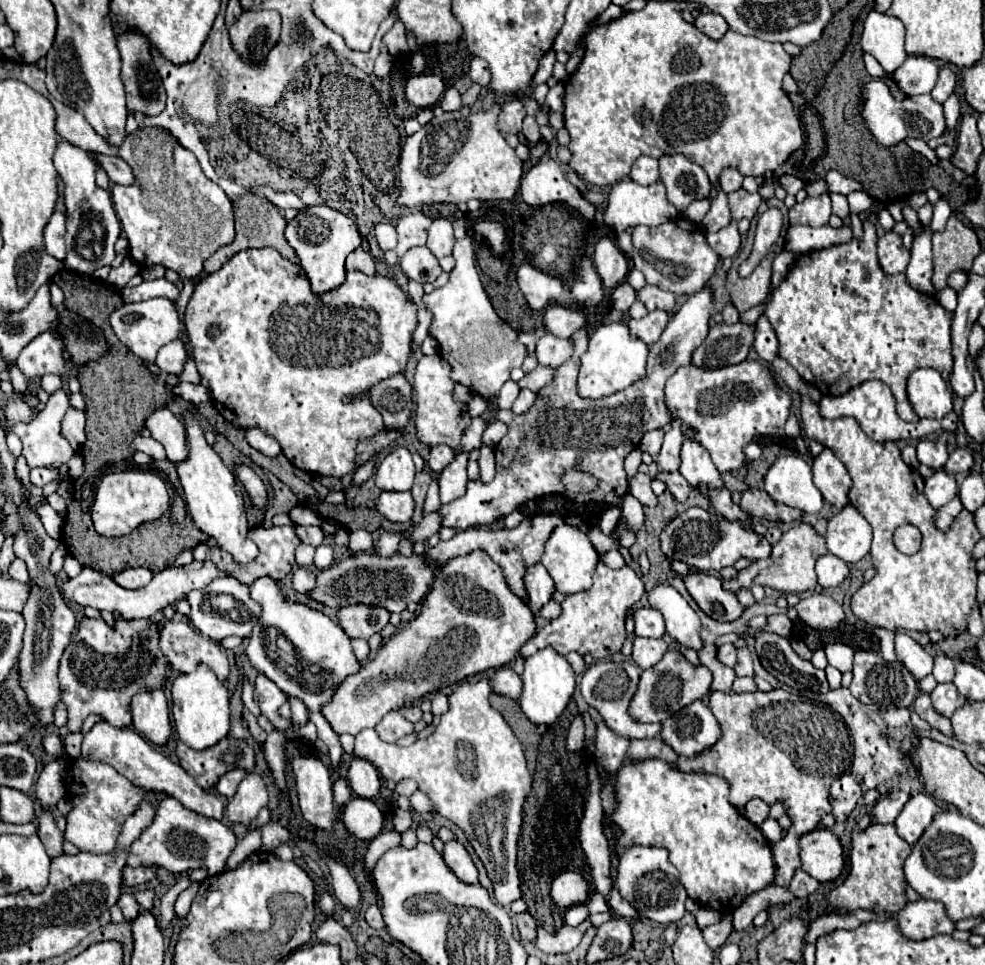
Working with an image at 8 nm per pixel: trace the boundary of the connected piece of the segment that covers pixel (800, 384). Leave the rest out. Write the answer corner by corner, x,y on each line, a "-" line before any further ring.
776,356
776,360
772,362
772,366
774,366
774,370
782,376
782,380
792,388
792,390
796,390
796,392
800,392
802,396
804,394
808,394
812,400
820,400
822,398
822,394
820,394
820,390
816,388
816,386
812,386
812,384
808,384
808,382
804,382
800,376
798,376
798,372
784,360
784,358
780,358
780,356

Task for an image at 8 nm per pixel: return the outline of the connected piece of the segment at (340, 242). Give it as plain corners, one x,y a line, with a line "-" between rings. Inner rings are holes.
316,204
316,206
308,206
300,210
286,226
286,240
296,250
300,258
300,266
310,278
312,290
316,294
334,290
344,282
344,276
346,276
344,260
362,242
356,224
342,212
332,210
324,204

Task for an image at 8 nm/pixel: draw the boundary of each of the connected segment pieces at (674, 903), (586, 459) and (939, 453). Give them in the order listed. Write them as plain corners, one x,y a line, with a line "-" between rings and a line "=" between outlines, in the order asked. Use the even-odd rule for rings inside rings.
630,846
620,856
616,888
620,890
622,898
626,898
638,910
640,916
644,916
652,922
660,922
660,924
678,922
686,912
684,902
686,902
688,894
686,894
686,888
682,886
682,882
678,878
678,870
668,860
666,848
=
704,288
702,292
690,296
686,304
674,314
662,332
662,336
650,346
646,378
634,382
634,386
612,394
610,398
582,398
578,394
578,372
580,356
588,348
588,334
573,334
574,352
570,360
556,370
554,380
538,392
536,402
526,414
512,414
510,410
498,410
496,420
508,424
508,434
496,444
496,478
488,484
482,480
468,480
466,494
456,498
454,502
442,506
442,526
466,530
472,526
490,526
496,520
508,516
520,504
542,496
542,492
556,492
568,498
576,498
580,502
606,502
606,504
622,504
626,474
624,474
624,458
628,452
638,448
646,430
666,426
670,418
670,410
666,406
664,384
674,374
678,366
688,366
692,360
692,352
704,342
708,336
708,322
712,314
712,292
-
558,428
558,448
548,444
546,434
556,434
-
568,470
578,470
590,474
598,480
594,492
568,492
562,482
562,474
=
920,440
916,444
916,454
918,454
920,464
926,464
934,470
942,468
946,464
946,458
948,458
946,444
936,442
936,440

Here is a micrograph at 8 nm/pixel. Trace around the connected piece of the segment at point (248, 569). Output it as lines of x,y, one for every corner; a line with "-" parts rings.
256,526
248,532
248,538
258,546
258,556
248,564
236,564
236,578
240,582
252,584
260,576
270,576
274,580
284,580
296,560
294,552
302,542
296,528
290,526

